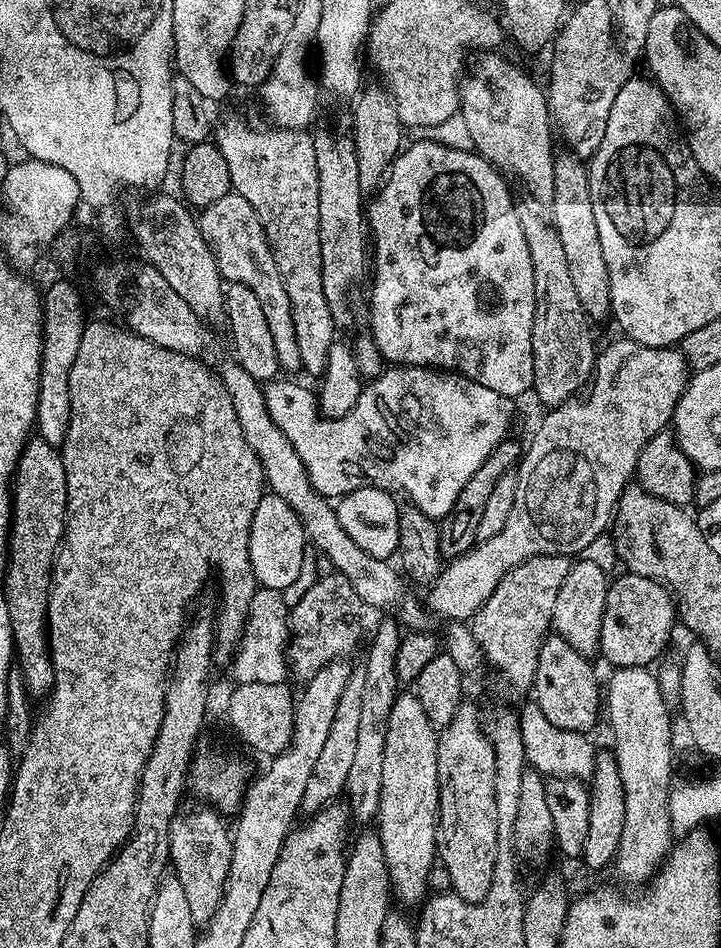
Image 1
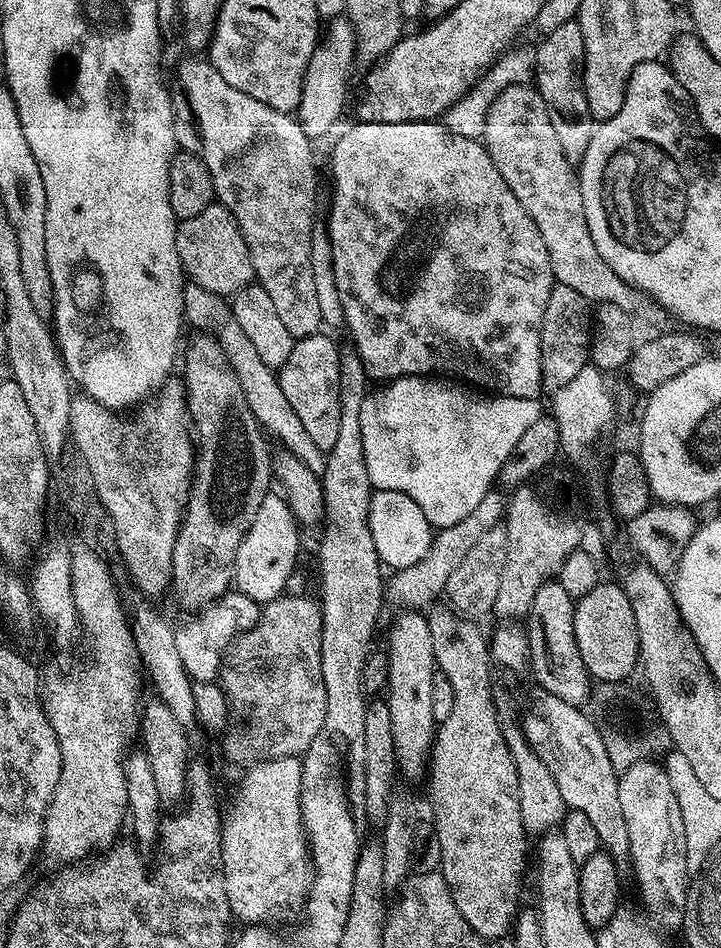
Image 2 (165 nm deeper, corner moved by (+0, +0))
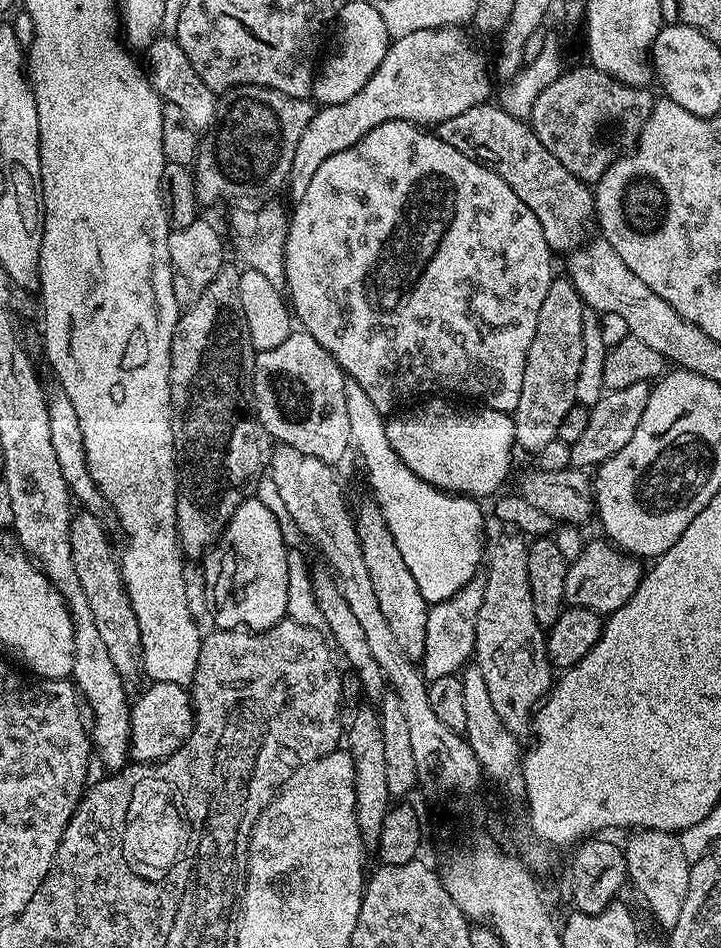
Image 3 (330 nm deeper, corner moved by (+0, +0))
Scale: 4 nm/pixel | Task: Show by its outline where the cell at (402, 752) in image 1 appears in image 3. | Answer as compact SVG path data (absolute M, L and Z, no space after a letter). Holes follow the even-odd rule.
M367 499L360 505L355 505L354 519L362 546L362 558L366 561L366 570L374 585L374 595L378 597L378 606L394 633L394 639L398 646L402 646L402 654L406 654L413 662L423 661L426 650L426 618L430 605L422 598L418 582L414 582L414 574L410 574L406 562L402 562L398 542L394 542L394 534L390 534L382 510L375 499Z

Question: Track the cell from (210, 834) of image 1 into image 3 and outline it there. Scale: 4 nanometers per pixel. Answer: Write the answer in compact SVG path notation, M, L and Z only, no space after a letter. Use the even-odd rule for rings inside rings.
M77 511L70 526L70 554L74 558L74 571L78 574L78 582L86 594L90 614L94 614L94 626L106 645L106 651L110 653L110 662L114 662L120 676L139 677L142 672L142 636L138 630L138 620L134 618L128 592L124 588L124 579L120 576L117 549L112 549L112 544L108 541L104 522L93 512Z

